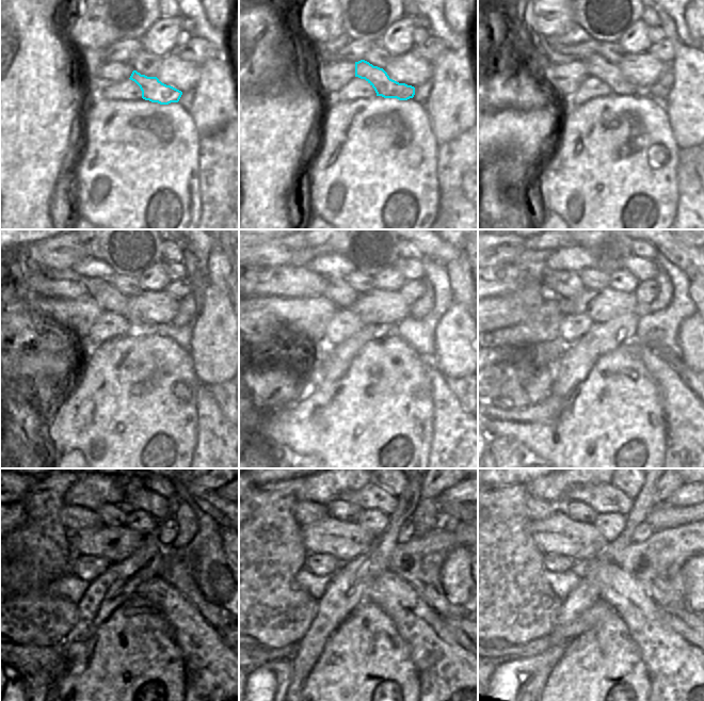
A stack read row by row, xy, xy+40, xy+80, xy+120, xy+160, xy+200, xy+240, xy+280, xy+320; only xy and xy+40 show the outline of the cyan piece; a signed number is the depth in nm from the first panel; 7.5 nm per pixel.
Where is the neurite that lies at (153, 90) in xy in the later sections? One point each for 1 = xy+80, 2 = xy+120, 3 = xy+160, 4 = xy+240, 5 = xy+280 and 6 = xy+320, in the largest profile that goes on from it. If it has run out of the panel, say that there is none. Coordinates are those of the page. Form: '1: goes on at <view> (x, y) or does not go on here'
1: goes on at xy+80 (597, 66)
2: goes on at xy+120 (108, 298)
3: goes on at xy+160 (337, 290)
4: goes on at xy+240 (75, 518)
5: goes on at xy+280 (305, 512)
6: goes on at xy+320 (537, 509)

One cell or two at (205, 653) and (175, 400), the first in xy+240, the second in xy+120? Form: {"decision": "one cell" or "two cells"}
{"decision": "two cells"}

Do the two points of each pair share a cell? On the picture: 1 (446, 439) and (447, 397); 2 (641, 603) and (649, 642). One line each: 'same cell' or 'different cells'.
1: same cell
2: same cell

